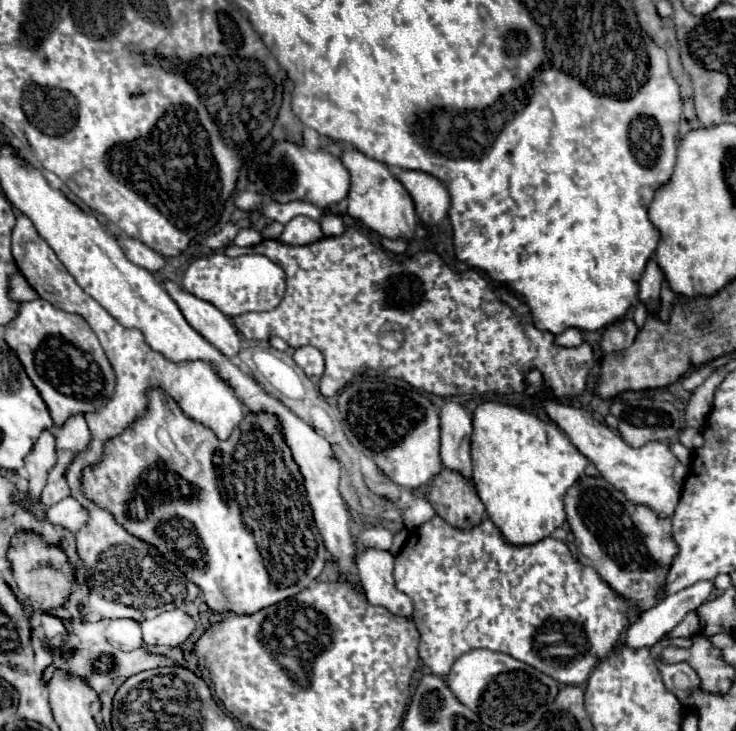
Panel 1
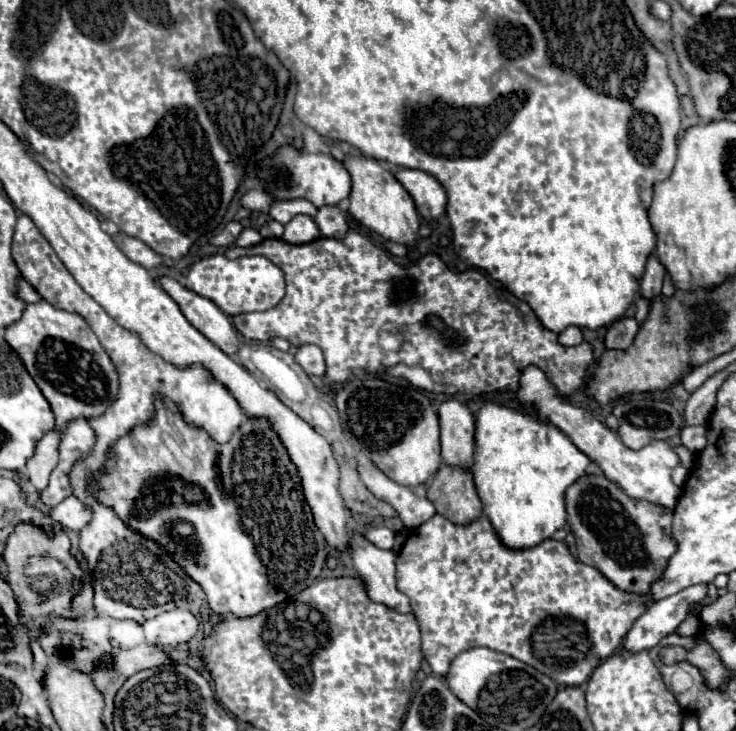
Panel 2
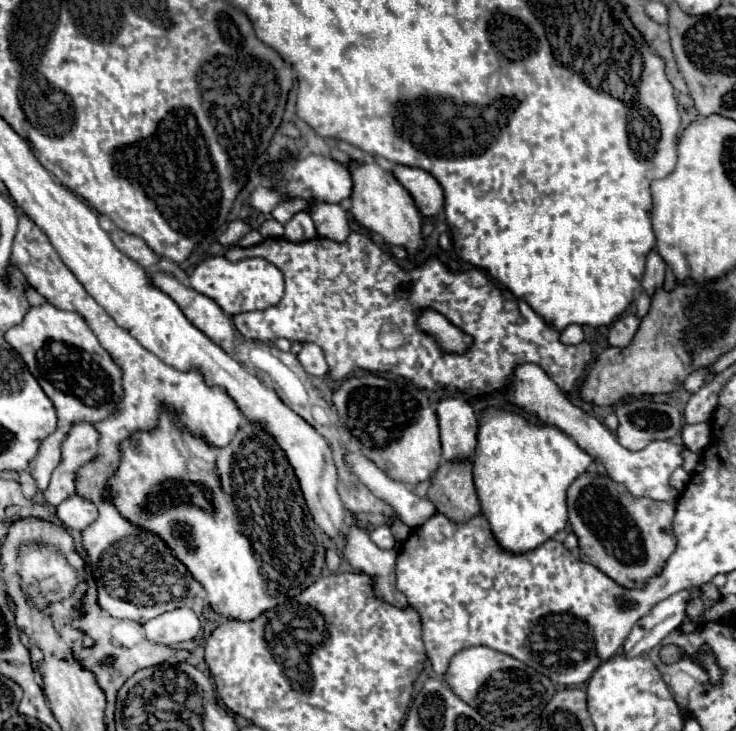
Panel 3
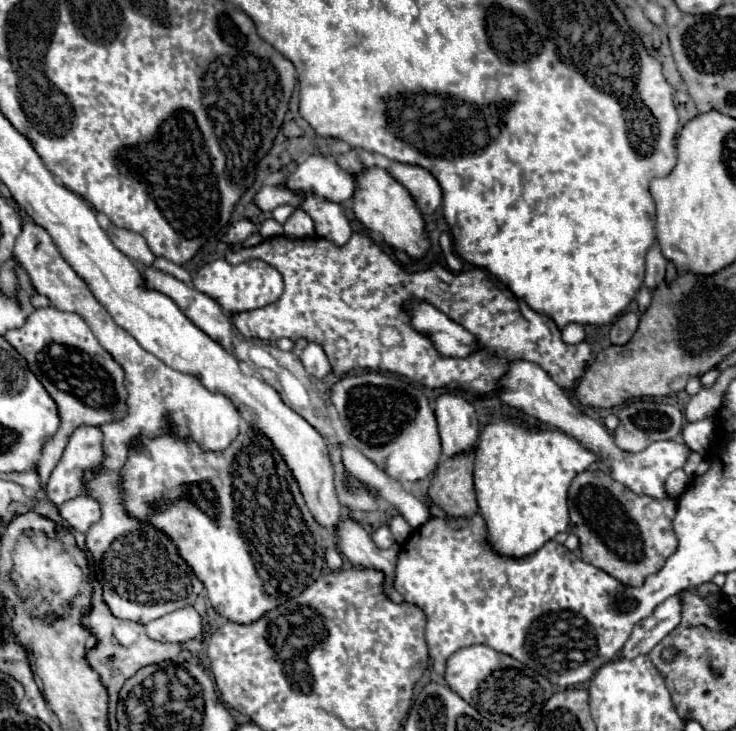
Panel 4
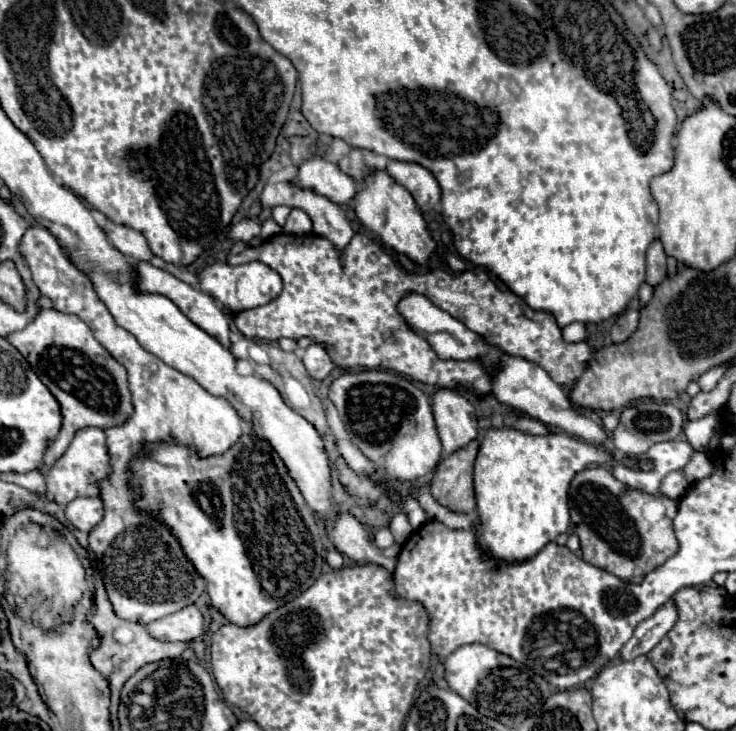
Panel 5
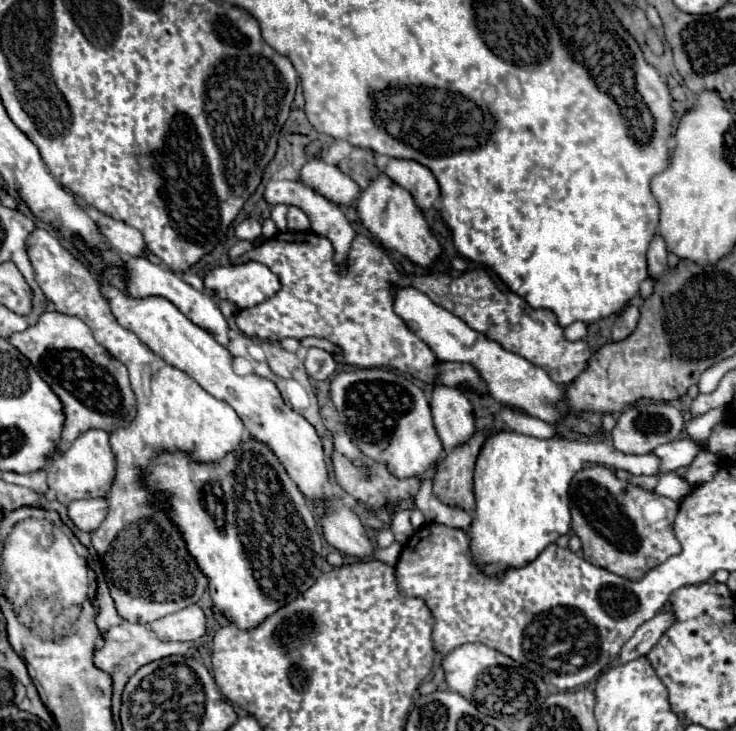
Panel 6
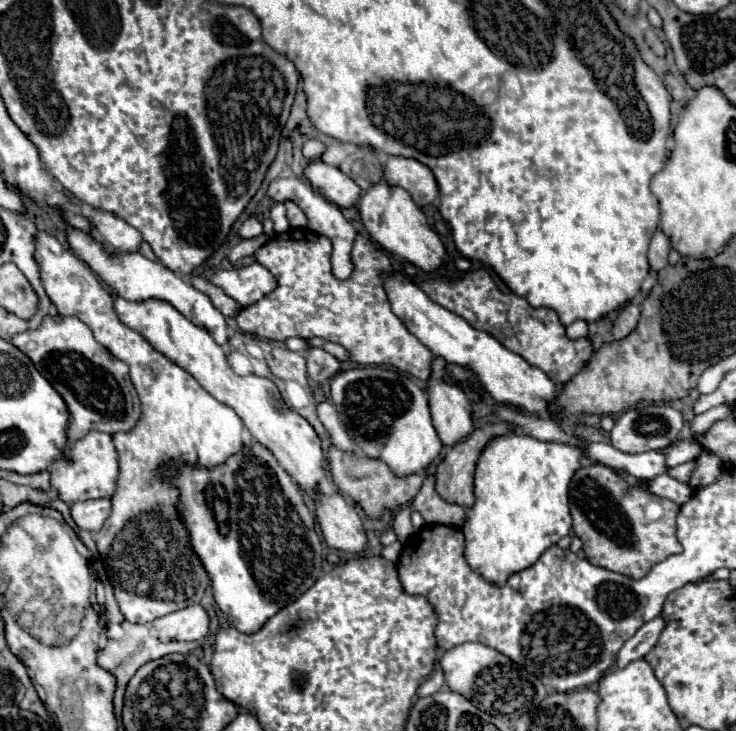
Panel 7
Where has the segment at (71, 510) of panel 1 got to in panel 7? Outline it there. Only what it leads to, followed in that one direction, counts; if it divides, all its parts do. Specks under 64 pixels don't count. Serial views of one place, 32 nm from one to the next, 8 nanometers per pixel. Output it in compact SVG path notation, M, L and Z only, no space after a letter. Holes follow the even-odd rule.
M100 498L100 500L86 500L86 502L74 502L72 504L72 518L82 530L98 532L104 522L108 520L112 510L110 498Z

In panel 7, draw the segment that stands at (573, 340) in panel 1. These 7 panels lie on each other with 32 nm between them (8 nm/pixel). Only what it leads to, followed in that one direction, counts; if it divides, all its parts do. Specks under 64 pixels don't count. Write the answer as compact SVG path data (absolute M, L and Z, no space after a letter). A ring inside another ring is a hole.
M576 320L568 326L568 332L566 332L570 338L582 338L588 334L588 324L584 320Z

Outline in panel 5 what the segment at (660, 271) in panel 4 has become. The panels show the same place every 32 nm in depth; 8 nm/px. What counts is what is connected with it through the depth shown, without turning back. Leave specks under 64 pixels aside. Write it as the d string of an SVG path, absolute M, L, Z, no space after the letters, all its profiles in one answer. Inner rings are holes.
M656 238L646 254L646 282L656 286L666 276L666 252L662 242Z

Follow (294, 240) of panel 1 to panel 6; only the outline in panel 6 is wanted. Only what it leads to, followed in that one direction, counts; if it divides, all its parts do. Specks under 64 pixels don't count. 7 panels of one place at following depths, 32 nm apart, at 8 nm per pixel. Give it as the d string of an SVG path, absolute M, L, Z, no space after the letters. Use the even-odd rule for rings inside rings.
M288 206L288 230L308 230L308 228L310 228L308 216L296 206Z

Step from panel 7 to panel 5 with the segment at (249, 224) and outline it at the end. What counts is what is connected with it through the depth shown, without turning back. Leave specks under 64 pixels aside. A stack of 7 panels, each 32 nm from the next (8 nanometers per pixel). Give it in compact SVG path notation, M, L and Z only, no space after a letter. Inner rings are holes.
M246 218L246 220L242 220L242 222L238 222L238 224L232 226L230 236L232 236L232 240L250 242L252 238L260 236L260 224L254 222L254 220L250 220L250 218Z

